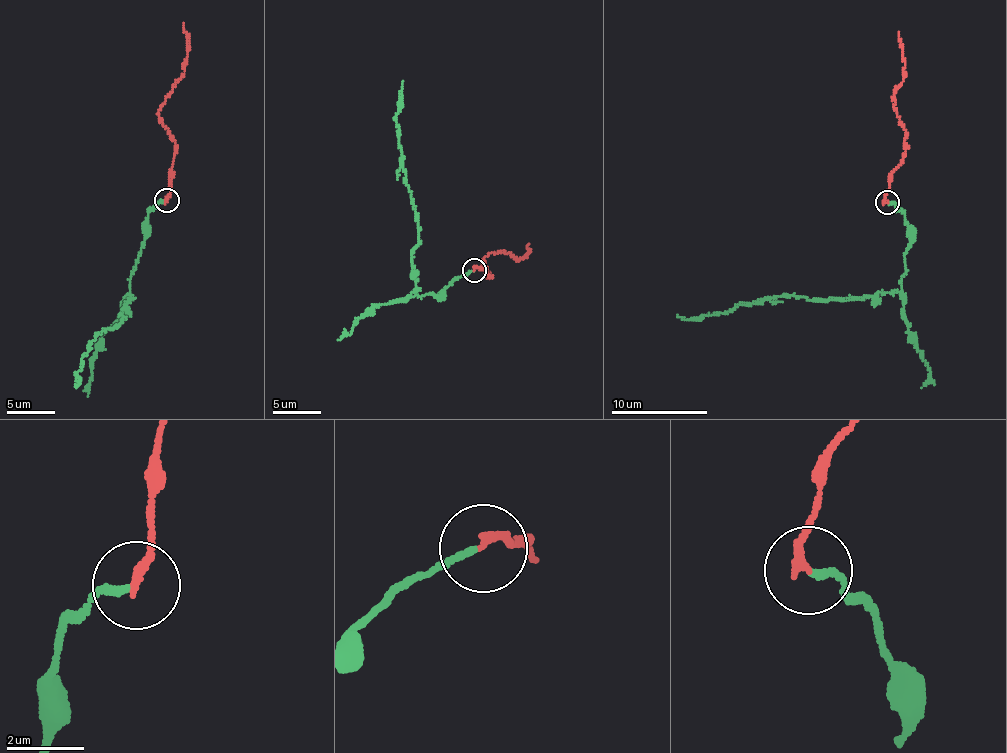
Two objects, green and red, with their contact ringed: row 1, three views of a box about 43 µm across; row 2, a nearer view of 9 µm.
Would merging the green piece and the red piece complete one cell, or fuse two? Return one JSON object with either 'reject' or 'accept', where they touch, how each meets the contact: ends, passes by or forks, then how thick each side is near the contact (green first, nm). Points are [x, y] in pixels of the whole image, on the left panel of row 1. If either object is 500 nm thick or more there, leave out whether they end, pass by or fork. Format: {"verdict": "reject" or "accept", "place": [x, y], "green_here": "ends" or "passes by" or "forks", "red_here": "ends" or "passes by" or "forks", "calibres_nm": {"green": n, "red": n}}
{"verdict": "reject", "place": [167, 200], "green_here": "ends", "red_here": "ends", "calibres_nm": {"green": 170, "red": 240}}

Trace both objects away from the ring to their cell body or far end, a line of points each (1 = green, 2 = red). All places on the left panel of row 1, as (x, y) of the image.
1: (166, 201), (148, 213), (130, 297), (118, 314), (124, 319), (90, 342), (75, 384)
2: (166, 201), (175, 143), (162, 124), (158, 110), (184, 71), (187, 47), (183, 23)

